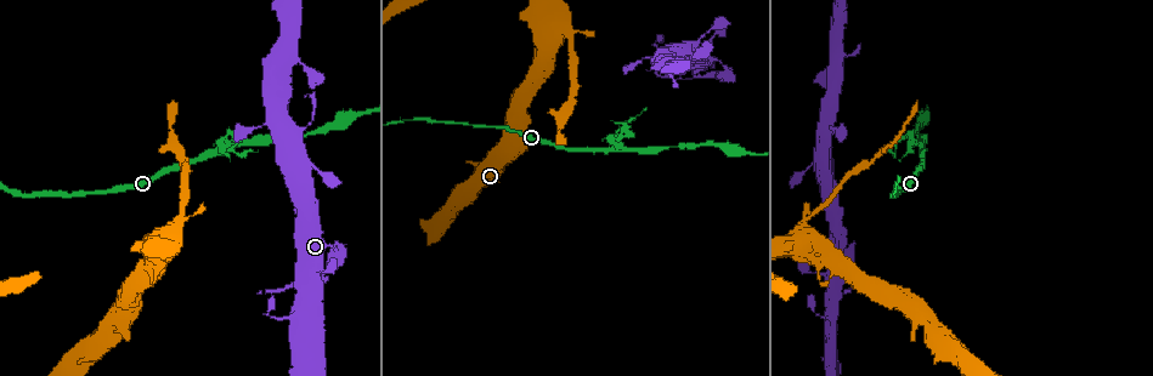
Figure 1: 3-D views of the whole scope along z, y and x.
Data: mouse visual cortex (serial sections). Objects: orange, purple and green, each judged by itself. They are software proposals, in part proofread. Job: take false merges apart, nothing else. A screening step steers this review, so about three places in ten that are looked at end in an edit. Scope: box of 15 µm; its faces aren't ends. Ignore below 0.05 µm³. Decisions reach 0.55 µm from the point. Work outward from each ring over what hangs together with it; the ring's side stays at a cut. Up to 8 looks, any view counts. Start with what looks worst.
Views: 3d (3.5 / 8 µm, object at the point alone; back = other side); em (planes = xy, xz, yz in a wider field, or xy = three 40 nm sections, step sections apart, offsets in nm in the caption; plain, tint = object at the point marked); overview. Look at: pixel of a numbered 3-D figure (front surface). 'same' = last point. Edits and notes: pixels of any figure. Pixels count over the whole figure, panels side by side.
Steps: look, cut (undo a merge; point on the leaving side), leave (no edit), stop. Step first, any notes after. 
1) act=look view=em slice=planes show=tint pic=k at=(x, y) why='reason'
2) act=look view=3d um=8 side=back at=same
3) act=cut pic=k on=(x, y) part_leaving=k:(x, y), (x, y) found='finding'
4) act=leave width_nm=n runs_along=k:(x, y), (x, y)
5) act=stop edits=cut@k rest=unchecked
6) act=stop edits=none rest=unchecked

act=look view=3d um=3.5 pic=1 at=(230, 144)

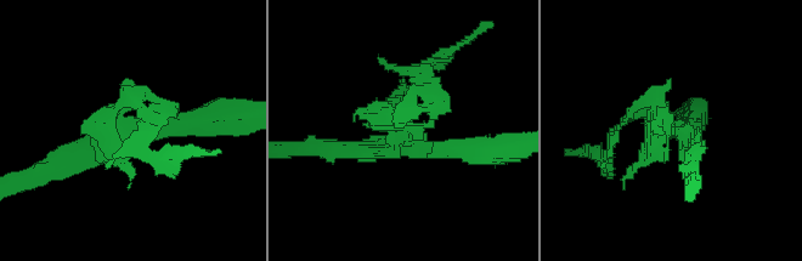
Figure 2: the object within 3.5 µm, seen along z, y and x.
act=look view=em slice=xy step=3 show=tint pic=2 at=(403, 141)

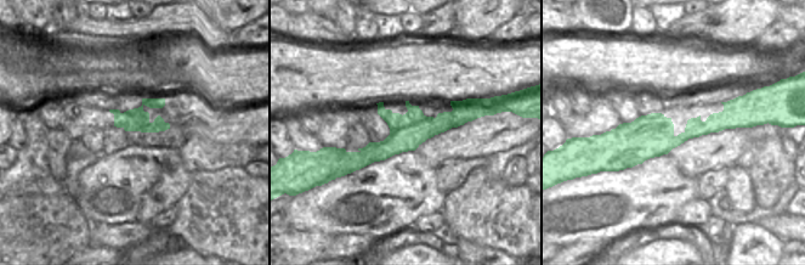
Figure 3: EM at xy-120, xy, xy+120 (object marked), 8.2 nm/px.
act=leave runs_along=2:(55, 165), (208, 120) found='continuous, no second cell'

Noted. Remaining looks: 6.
act=look view=3d um=3.5 pic=1 at=(558, 31) why='abrupt turn'

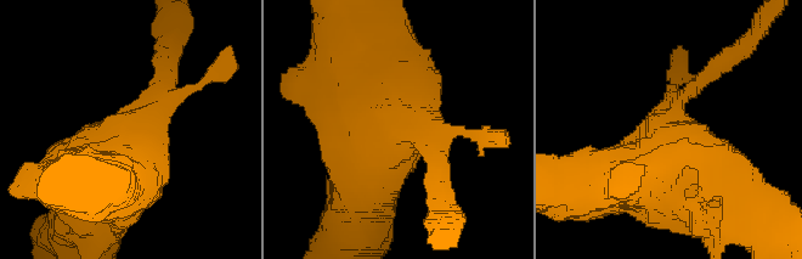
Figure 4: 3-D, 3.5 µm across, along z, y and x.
act=look view=em slice=xy step=3 show=tint pic=4 at=(667, 123) why='now the EM'

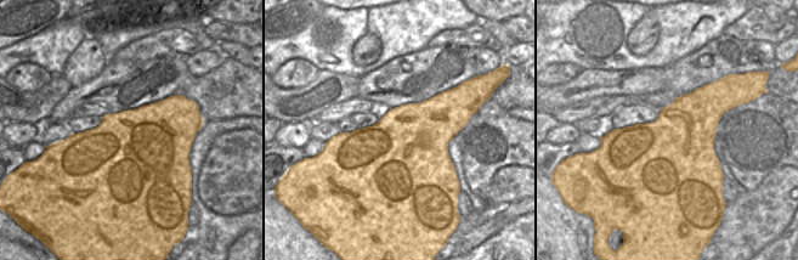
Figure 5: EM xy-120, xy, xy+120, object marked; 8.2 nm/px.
act=cut pic=4 on=(444, 164) part_leaving=4:(429, 136), (436, 156), (445, 224) found='two cells meet here'

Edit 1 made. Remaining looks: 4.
act=look view=3d um=3.5 pic=1 at=(821, 315) why='abrupt turn'

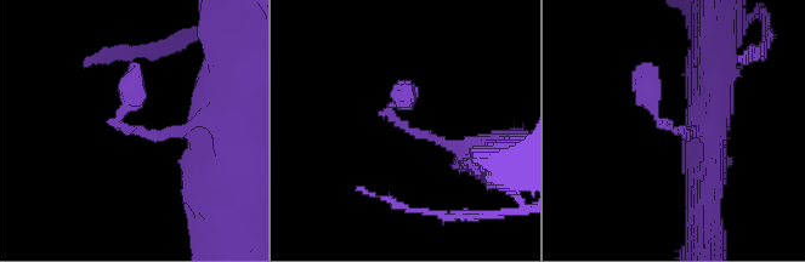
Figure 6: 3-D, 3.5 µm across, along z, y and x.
act=look view=em slice=xy step=2 show=tint pic=6 at=(676, 129)

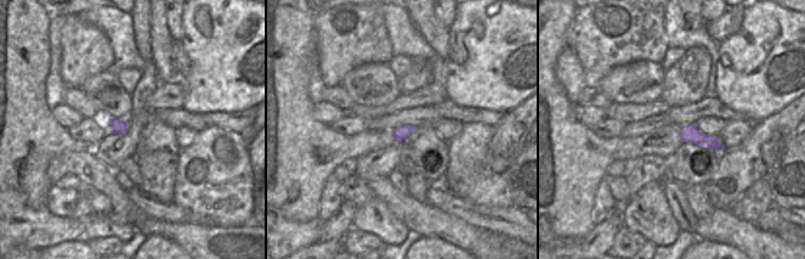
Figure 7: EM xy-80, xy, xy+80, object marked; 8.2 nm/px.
act=leave runs_along=6:(475, 159), (392, 119), (404, 94) found='one cell here'

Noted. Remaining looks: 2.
act=stop edits=cut@4 rest=unchecked

